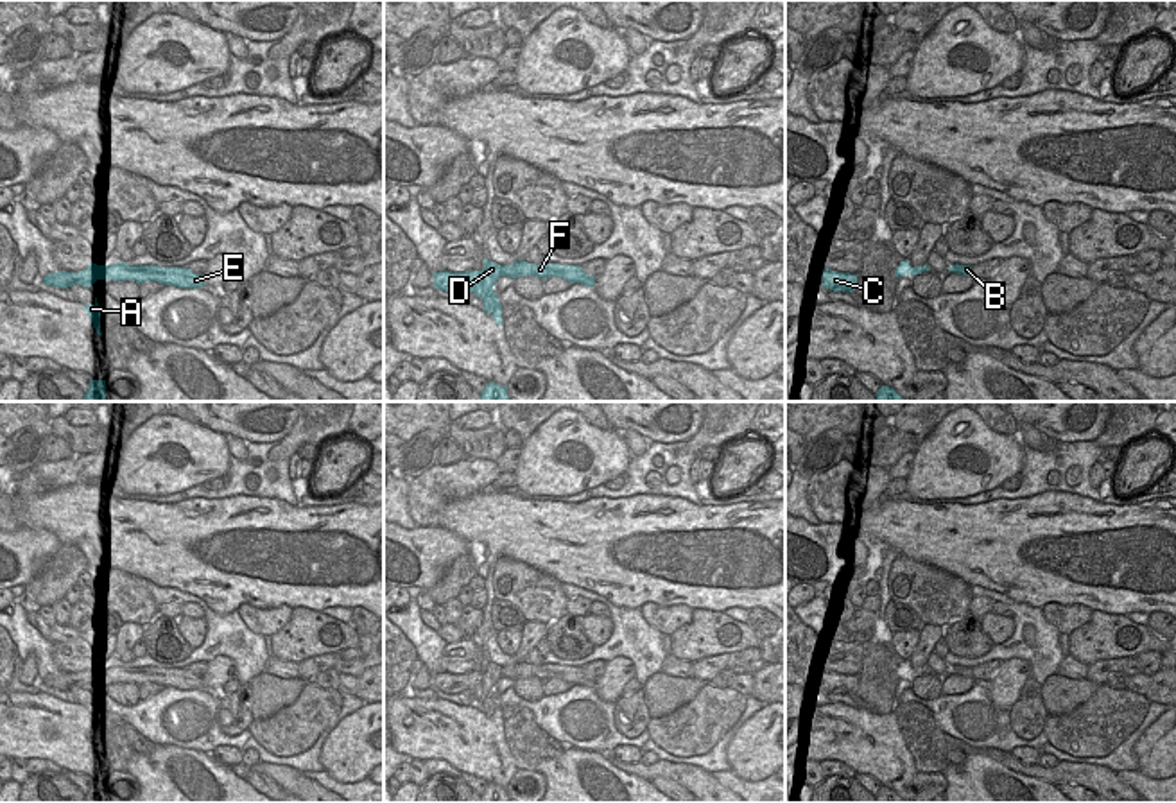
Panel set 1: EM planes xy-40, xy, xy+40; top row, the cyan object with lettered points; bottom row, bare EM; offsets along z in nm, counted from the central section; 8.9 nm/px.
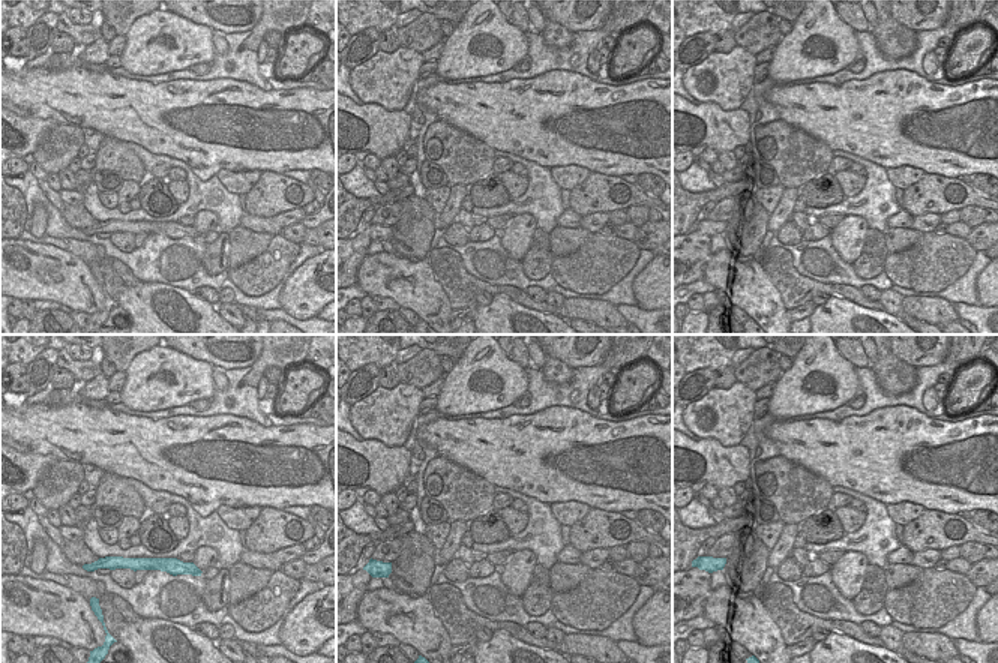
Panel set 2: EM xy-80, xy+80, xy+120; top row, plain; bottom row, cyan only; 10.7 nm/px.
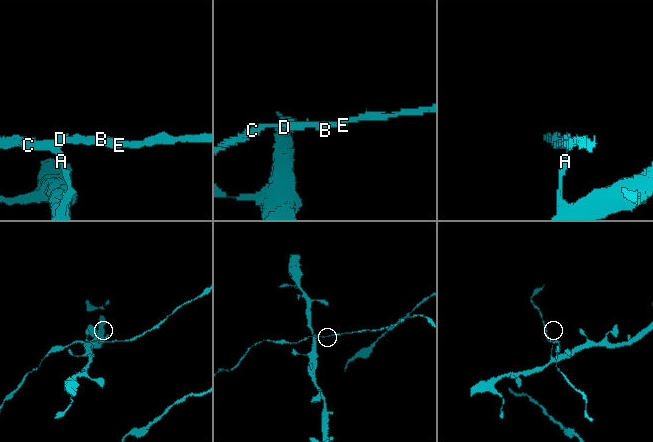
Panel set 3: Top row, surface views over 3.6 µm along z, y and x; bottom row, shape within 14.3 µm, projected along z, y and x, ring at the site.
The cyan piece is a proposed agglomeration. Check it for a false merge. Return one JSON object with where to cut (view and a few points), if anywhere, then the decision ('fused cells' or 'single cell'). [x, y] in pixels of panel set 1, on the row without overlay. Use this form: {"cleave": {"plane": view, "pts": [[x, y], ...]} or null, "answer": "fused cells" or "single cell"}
{"cleave": {"plane": "xy", "pts": [[492, 690], [483, 699]]}, "answer": "fused cells"}

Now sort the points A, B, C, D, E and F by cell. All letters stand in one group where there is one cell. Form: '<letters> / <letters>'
A / B C D E F

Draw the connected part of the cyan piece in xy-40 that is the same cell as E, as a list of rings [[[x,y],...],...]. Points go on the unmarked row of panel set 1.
[[[91,663],[84,672],[79,674],[59,672],[47,676],[43,685],[59,690],[68,690],[72,686],[82,686],[84,690],[90,690],[97,681],[131,681],[136,685],[158,683],[161,686],[174,686],[179,690],[204,688],[203,676],[195,676],[185,669],[129,667],[125,663],[113,667],[97,667]]]

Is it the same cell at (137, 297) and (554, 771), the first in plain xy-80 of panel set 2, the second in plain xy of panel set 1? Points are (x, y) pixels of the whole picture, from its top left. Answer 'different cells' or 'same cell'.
same cell

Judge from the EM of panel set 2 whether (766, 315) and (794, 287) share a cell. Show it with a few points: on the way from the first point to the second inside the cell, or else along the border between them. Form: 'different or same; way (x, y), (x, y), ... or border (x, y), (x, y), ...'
different; border (764, 269), (787, 309)

